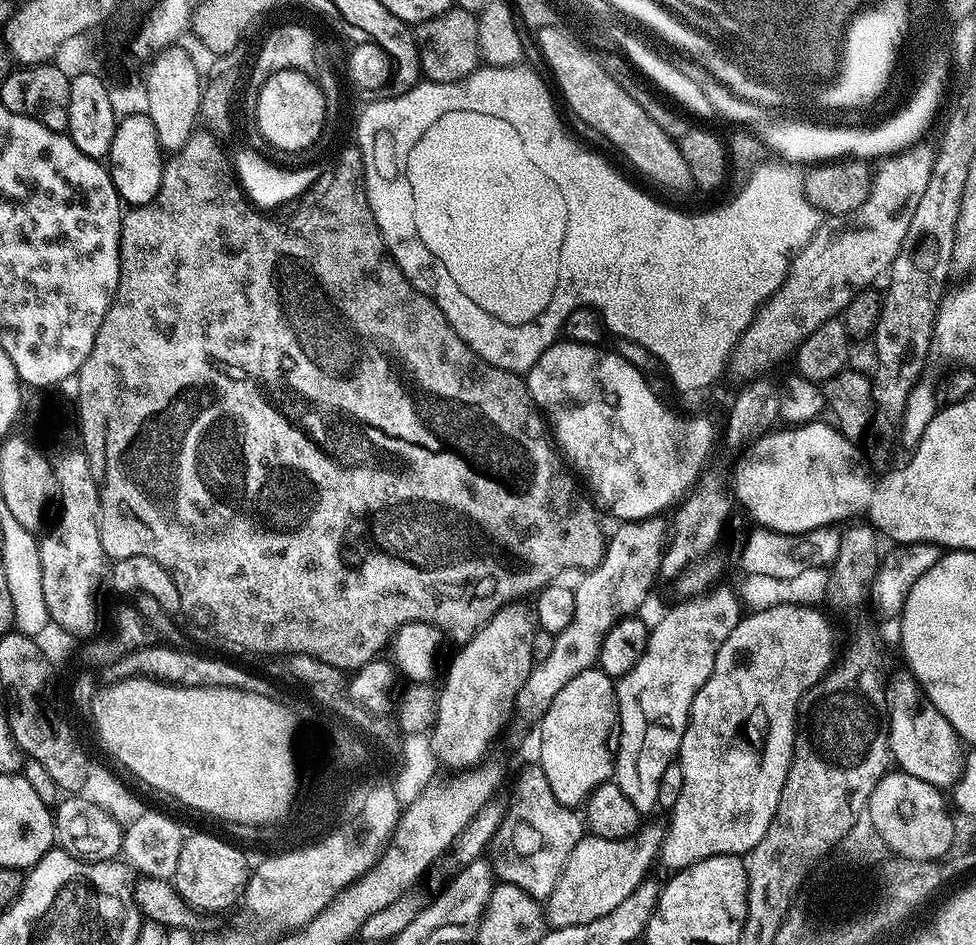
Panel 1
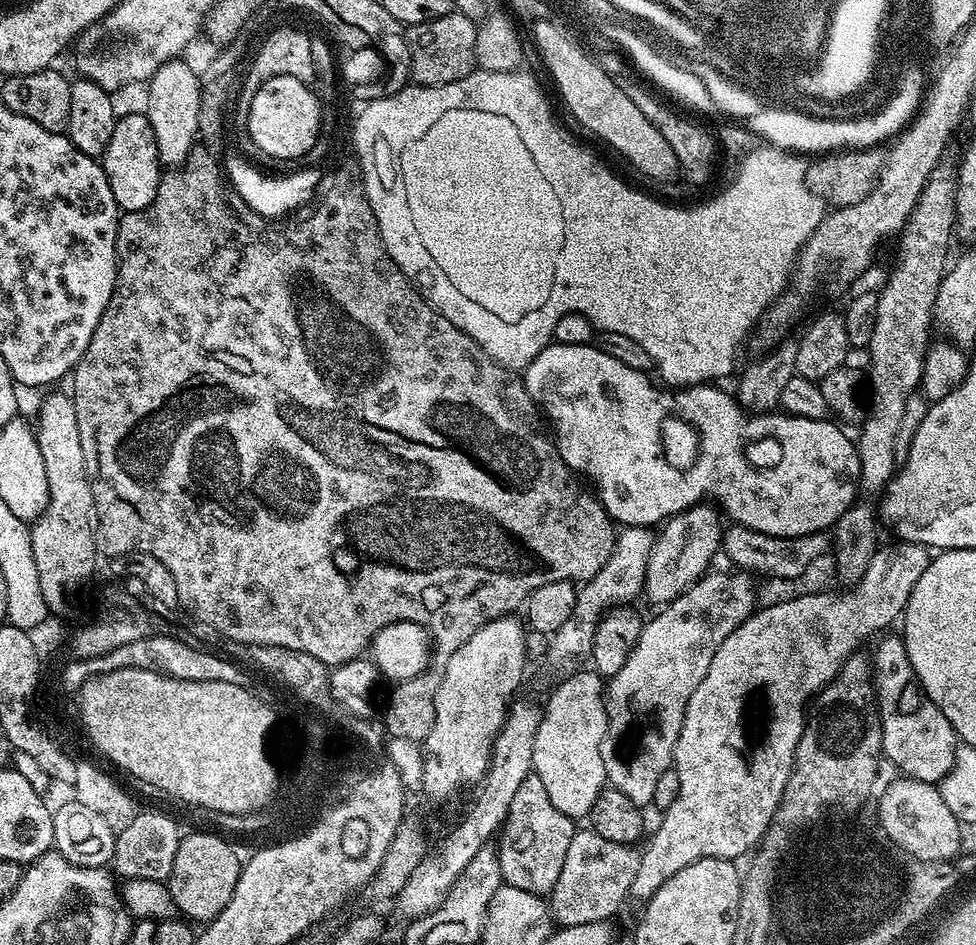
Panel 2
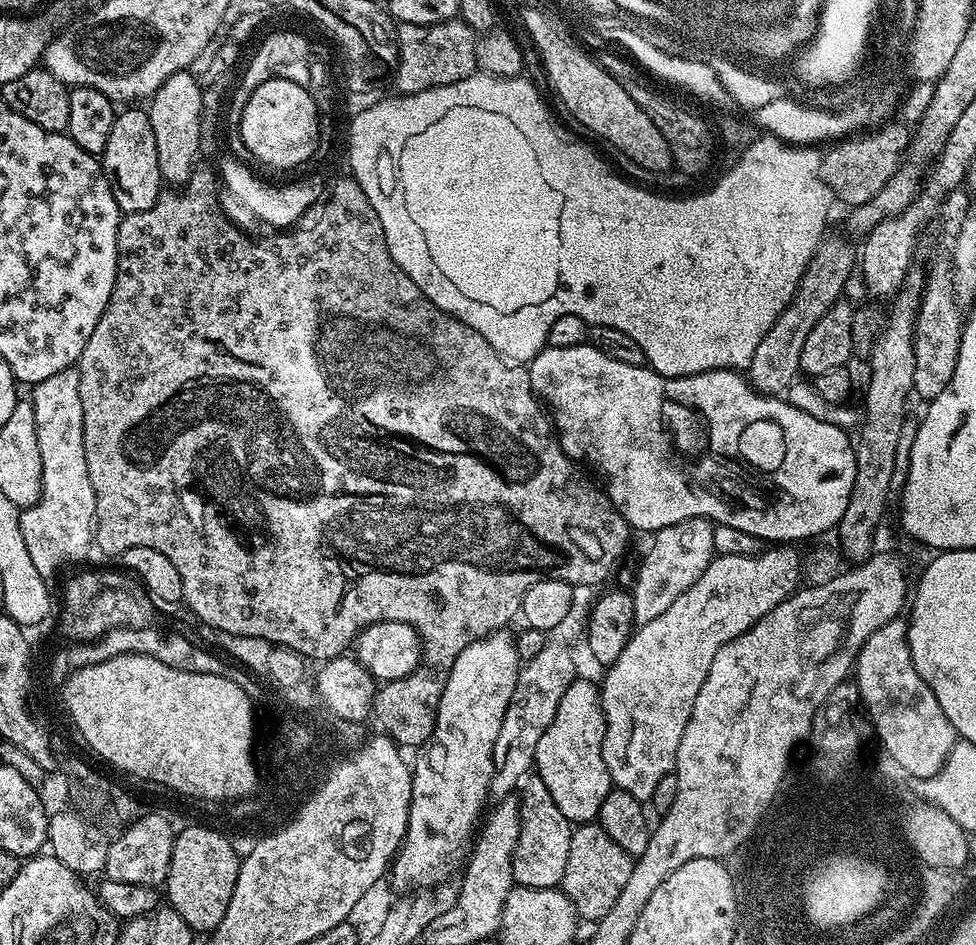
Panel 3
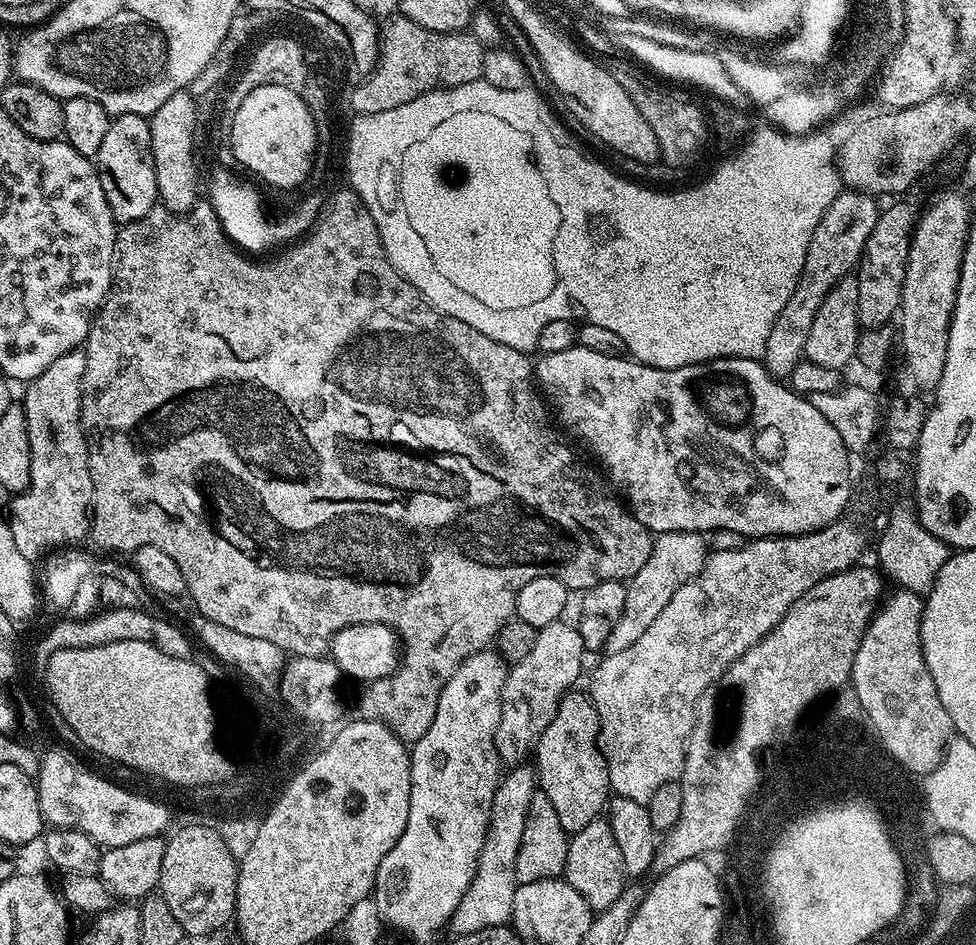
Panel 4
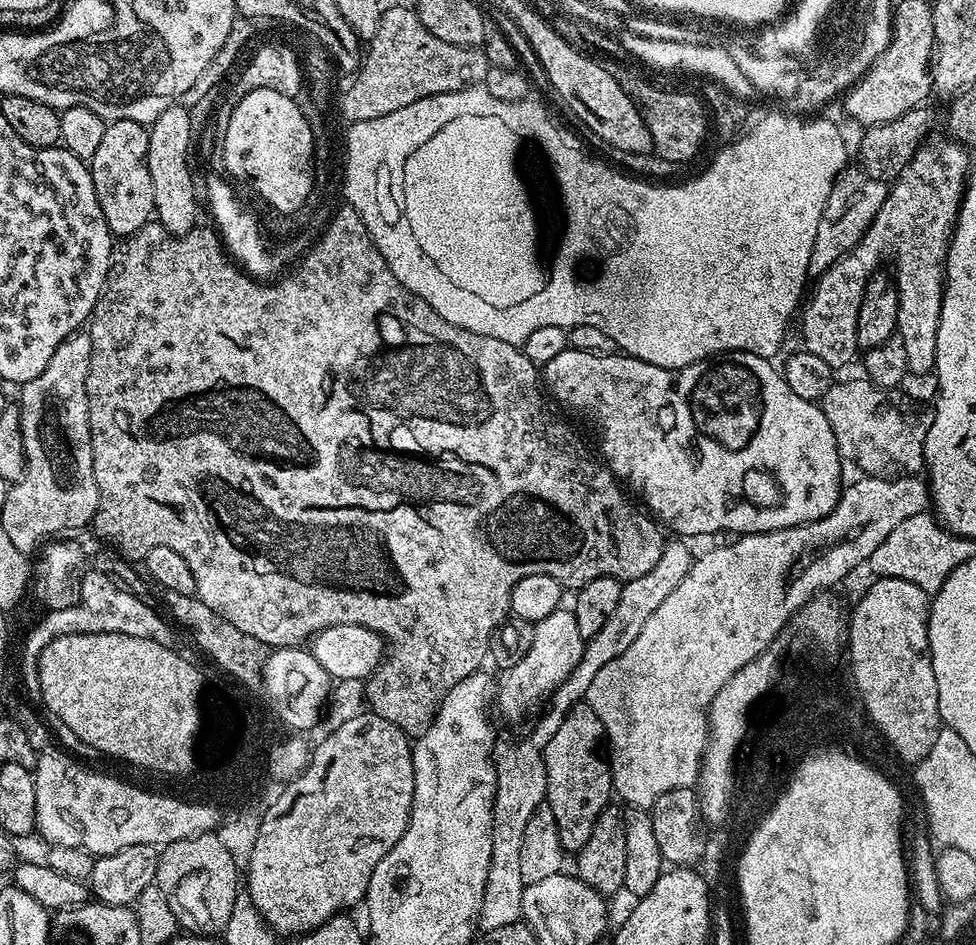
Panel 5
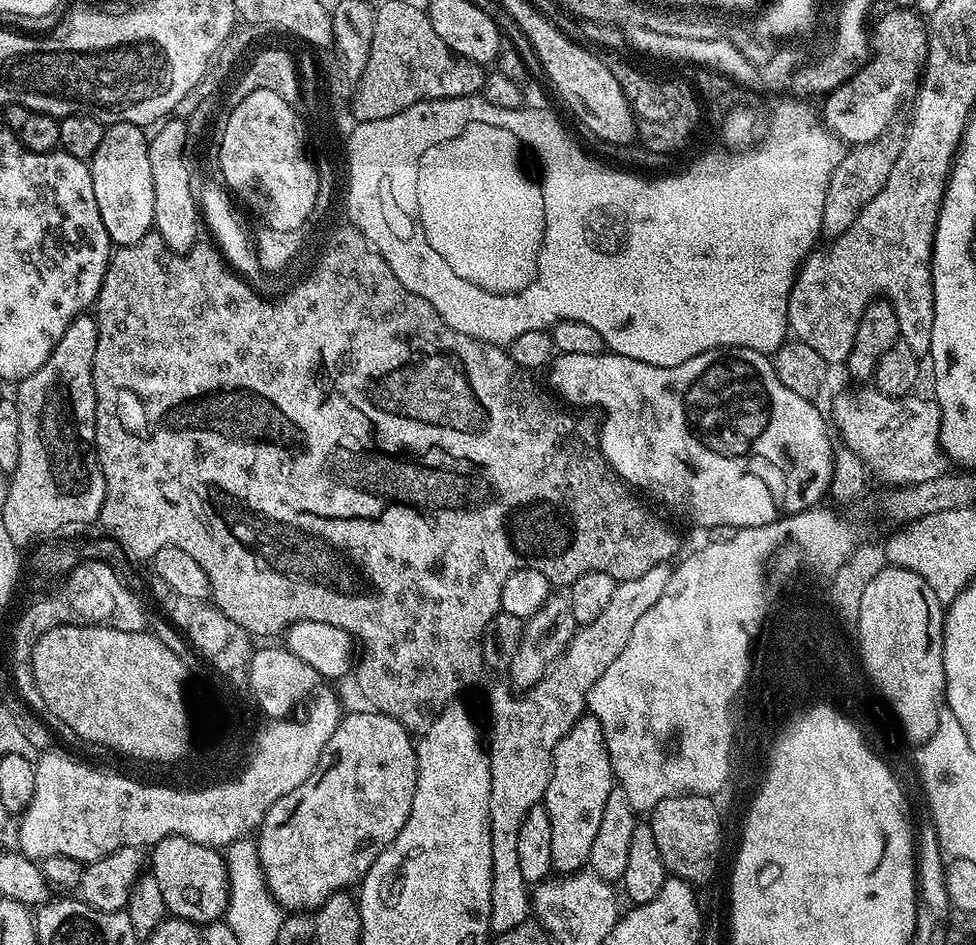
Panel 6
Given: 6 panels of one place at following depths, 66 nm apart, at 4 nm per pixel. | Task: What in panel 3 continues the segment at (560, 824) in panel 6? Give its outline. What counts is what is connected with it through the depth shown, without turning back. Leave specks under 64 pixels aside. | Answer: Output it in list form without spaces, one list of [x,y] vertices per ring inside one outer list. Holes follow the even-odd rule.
[[[577,678],[562,694],[554,720],[546,726],[546,734],[538,738],[534,772],[546,782],[554,806],[564,817],[579,826],[595,821],[606,794],[614,785],[602,758],[604,741],[604,711],[600,705],[600,690],[595,683]]]

